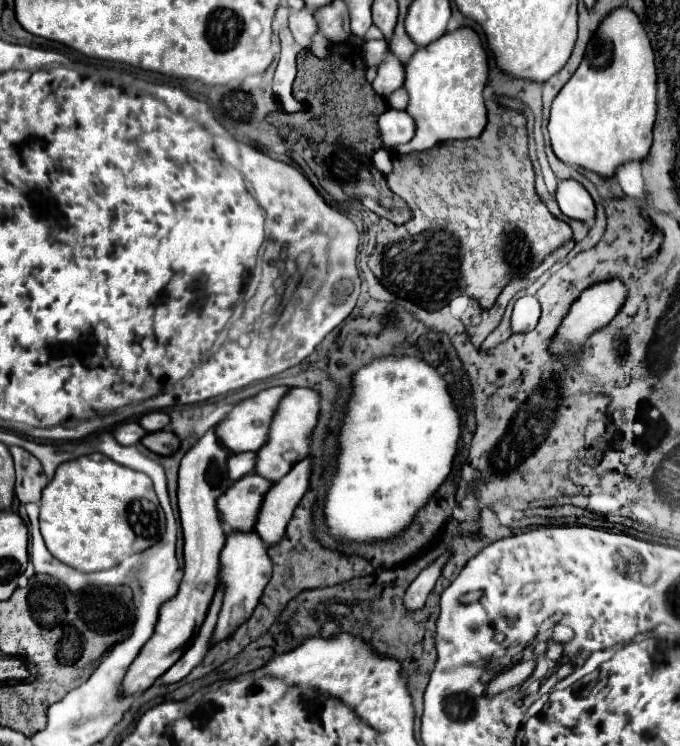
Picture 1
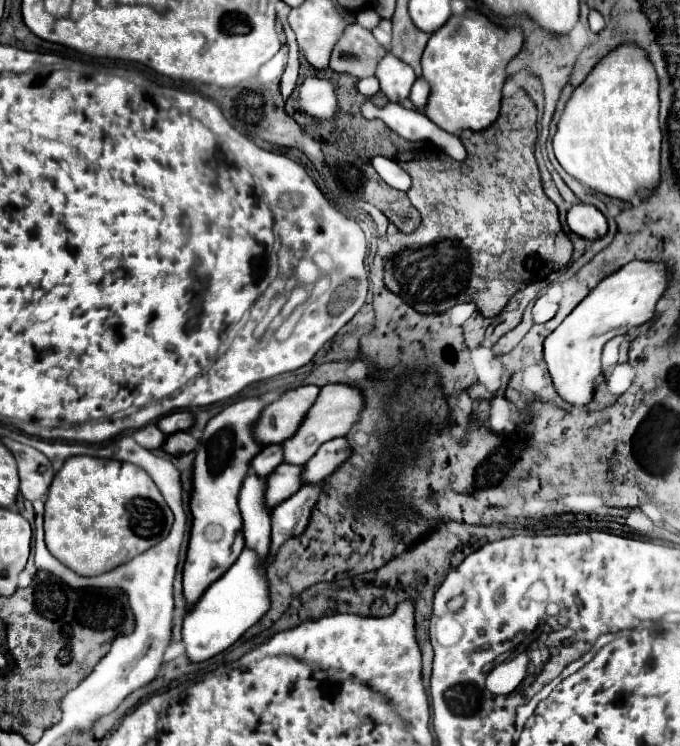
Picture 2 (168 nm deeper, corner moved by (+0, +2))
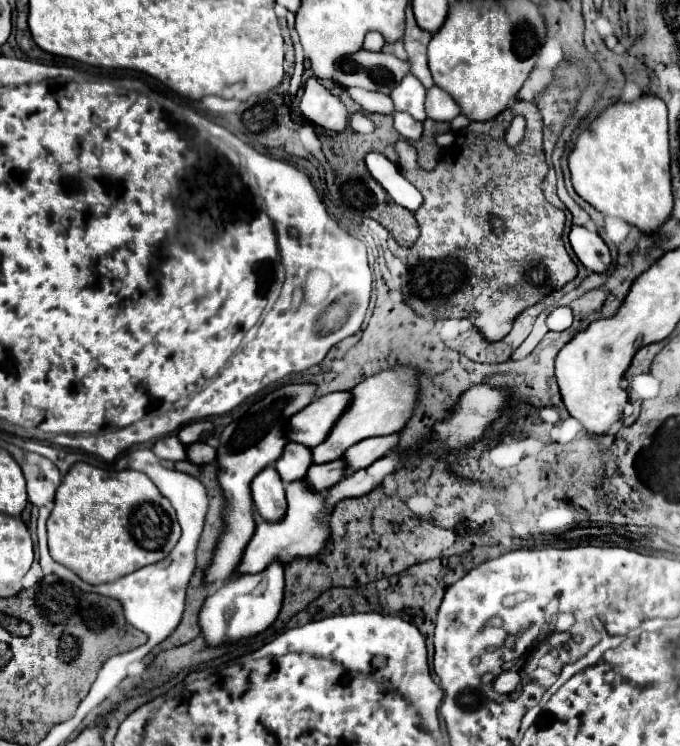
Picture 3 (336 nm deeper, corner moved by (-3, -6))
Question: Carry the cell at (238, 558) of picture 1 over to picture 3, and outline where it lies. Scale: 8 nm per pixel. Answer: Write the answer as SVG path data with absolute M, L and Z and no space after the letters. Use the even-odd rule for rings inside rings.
M266 466L252 480L252 500L262 520L282 520L282 514L286 512L284 482L274 466Z

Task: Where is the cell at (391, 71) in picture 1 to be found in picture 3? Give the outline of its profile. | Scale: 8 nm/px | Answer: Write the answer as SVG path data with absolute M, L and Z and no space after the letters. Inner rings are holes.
M408 74L394 90L392 90L392 100L394 100L394 106L398 112L406 112L410 114L412 118L424 122L426 120L426 108L424 108L424 102L426 102L426 88L422 86L422 82Z

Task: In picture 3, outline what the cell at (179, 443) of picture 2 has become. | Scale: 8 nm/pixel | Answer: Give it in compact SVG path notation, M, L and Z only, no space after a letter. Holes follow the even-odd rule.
M196 442L188 446L188 460L194 464L212 464L216 460L216 448L204 442Z

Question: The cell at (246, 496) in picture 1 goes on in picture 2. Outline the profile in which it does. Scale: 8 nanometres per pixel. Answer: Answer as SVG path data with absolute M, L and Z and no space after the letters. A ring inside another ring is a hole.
M277 466L275 472L271 472L265 478L265 506L275 508L277 504L281 504L283 500L287 500L291 494L295 494L301 488L299 482L299 472L303 468L301 466Z

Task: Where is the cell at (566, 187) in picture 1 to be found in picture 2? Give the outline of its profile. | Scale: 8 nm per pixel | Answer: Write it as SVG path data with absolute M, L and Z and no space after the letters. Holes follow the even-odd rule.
M577 202L571 206L571 210L567 212L567 224L575 234L587 240L601 238L607 232L605 216L599 210L595 210L593 204L585 204L585 202Z

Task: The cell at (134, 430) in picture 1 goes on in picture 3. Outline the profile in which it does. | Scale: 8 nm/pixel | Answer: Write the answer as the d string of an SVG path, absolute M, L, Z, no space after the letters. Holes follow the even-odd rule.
M166 436L166 438L160 438L156 444L154 444L154 454L158 454L158 458L162 460L186 460L186 444L180 442L178 436Z

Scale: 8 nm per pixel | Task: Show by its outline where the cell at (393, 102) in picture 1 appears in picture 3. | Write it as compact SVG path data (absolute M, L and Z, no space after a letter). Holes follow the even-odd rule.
M432 86L426 96L426 112L428 112L428 118L432 118L432 120L450 122L456 116L460 116L462 110L448 92L444 92L438 86Z

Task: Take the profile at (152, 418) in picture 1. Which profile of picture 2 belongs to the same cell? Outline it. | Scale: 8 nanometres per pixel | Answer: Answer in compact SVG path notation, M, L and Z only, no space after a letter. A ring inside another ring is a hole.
M181 410L181 412L173 412L169 416L163 416L155 422L159 426L159 430L163 434L175 434L179 430L189 430L189 426L193 424L193 414L189 410Z

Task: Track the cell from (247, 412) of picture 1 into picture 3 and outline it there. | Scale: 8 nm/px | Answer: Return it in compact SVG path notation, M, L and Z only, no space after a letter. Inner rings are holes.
M332 392L328 396L316 398L312 406L306 406L306 410L298 412L290 420L292 432L288 434L288 438L310 448L322 444L332 432L338 418L346 412L350 402L350 392Z

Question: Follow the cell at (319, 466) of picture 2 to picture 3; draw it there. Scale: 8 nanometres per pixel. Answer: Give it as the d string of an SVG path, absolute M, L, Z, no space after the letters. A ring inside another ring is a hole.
M390 434L390 436L378 436L378 438L368 438L358 442L358 446L352 446L344 458L348 464L348 472L366 468L374 464L378 458L384 458L390 450L394 450L400 442L400 434Z

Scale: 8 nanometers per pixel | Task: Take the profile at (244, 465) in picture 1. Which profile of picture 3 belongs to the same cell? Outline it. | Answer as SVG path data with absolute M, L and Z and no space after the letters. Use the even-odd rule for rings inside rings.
M288 442L282 458L278 458L274 466L284 482L294 482L302 480L312 464L314 464L312 450L308 446L302 446L298 442Z

